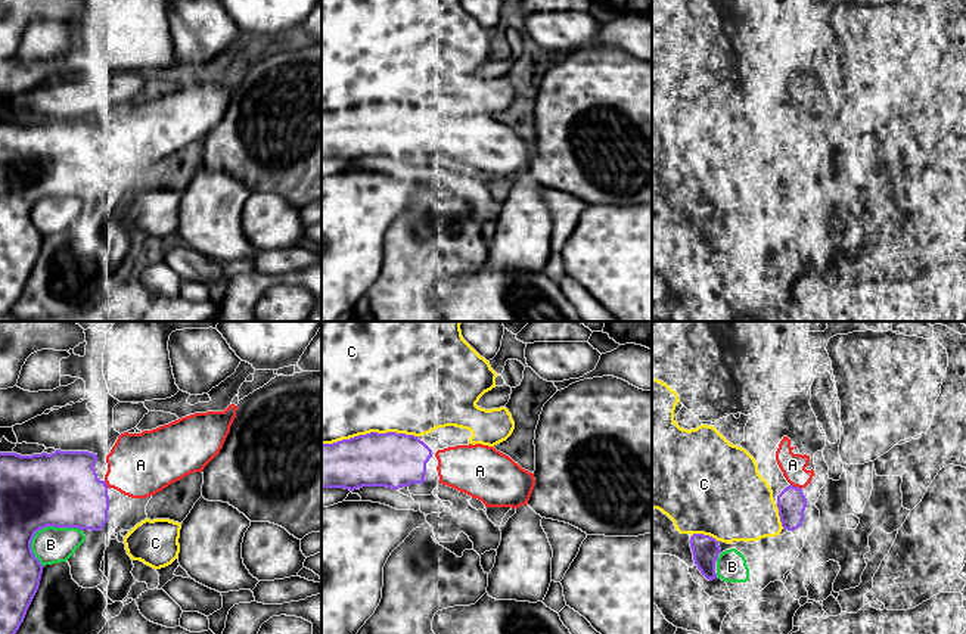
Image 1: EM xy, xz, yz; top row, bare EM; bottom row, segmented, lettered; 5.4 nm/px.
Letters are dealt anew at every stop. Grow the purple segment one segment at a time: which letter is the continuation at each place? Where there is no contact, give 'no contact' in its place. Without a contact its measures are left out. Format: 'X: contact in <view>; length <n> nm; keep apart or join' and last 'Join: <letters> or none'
A: contact in yz; length 70 nm; join
B: contact in xy; length 300 nm; keep apart
C: contact in xz; length 500 nm; keep apart
Join: A

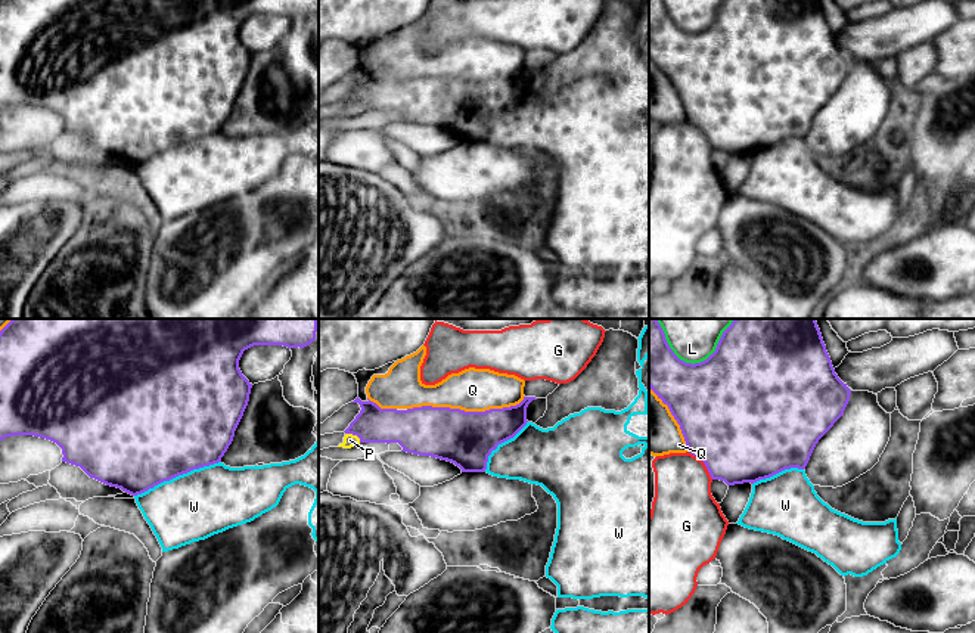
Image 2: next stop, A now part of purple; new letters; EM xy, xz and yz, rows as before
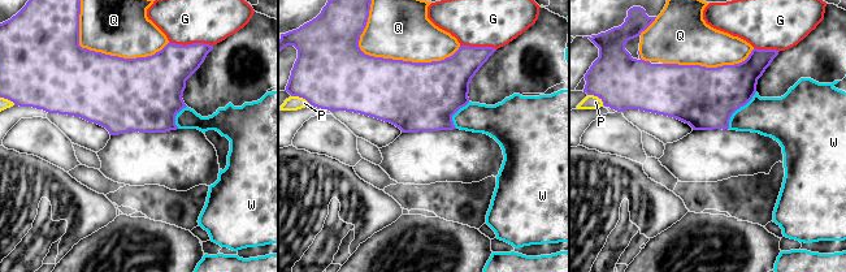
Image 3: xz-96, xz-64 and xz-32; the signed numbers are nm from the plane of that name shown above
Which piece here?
G: contact in yz; length 200 nm; keep apart
L: contact in yz; length 440 nm; keep apart
P: contact in xz; length 100 nm; keep apart
Q: contact in xz; length 650 nm; keep apart
W: contact in xy; length 500 nm; keep apart
Join: none

